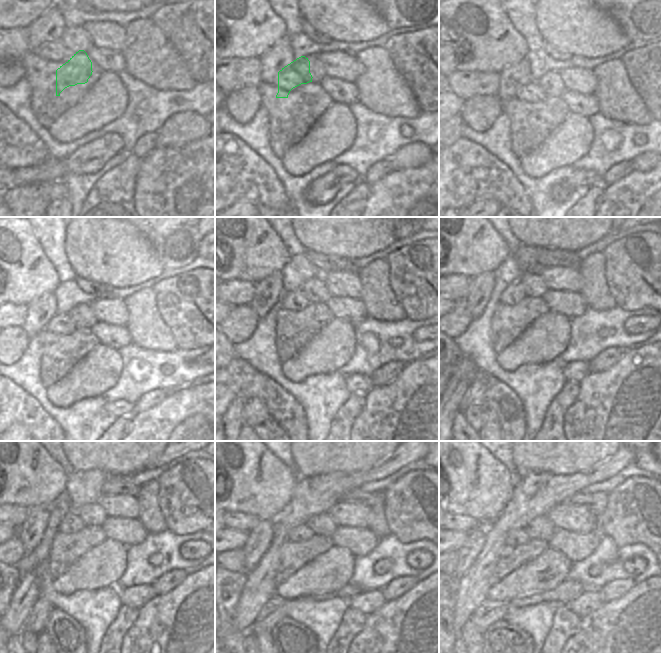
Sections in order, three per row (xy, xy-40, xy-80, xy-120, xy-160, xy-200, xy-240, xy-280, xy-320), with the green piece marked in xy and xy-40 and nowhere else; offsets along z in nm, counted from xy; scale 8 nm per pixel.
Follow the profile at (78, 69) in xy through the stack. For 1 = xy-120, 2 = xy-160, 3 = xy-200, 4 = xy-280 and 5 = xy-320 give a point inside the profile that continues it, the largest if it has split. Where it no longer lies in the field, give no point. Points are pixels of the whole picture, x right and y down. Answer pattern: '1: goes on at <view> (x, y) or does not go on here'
1: goes on at xy-120 (54, 301)
2: goes on at xy-160 (269, 291)
3: goes on at xy-200 (486, 288)
4: goes on at xy-280 (256, 532)
5: goes on at xy-320 (467, 555)

